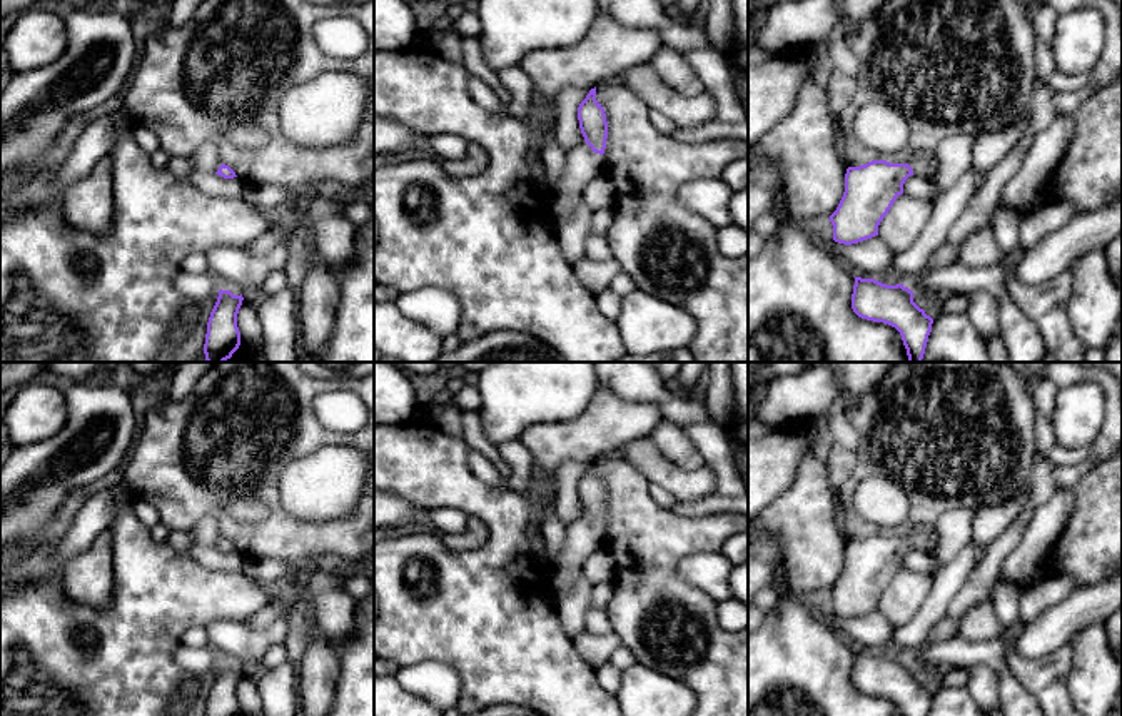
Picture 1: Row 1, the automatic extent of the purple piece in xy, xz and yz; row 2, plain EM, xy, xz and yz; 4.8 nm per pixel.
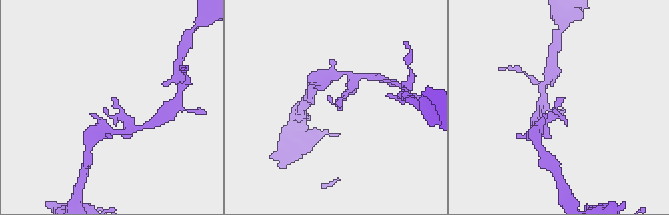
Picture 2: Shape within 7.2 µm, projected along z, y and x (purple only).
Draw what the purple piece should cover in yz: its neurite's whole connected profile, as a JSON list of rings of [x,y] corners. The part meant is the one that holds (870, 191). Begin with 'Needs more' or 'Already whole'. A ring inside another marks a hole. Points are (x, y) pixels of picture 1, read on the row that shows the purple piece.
Needs more. [[[917,150],[907,164],[872,160],[848,167],[845,192],[830,215],[833,240],[852,245],[878,235],[878,225],[892,209],[910,175],[933,179],[938,170],[935,152]]]

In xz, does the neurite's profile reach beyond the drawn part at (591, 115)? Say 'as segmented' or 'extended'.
extended

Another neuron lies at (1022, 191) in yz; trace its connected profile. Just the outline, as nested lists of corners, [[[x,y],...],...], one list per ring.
[[[1057,113],[1052,124],[1035,135],[1018,172],[1005,184],[1002,202],[1022,215],[1032,212],[1074,139],[1075,122],[1072,115]]]

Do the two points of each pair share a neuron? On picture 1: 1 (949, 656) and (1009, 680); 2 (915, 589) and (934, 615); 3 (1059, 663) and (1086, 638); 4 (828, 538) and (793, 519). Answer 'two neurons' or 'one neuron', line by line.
1: one neuron
2: two neurons
3: two neurons
4: one neuron

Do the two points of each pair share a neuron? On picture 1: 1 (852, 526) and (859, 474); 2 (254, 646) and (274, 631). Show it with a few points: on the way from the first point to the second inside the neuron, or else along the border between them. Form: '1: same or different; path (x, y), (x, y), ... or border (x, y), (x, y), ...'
1: same; path (850, 513), (849, 488)
2: same; path (259, 641), (269, 636)

